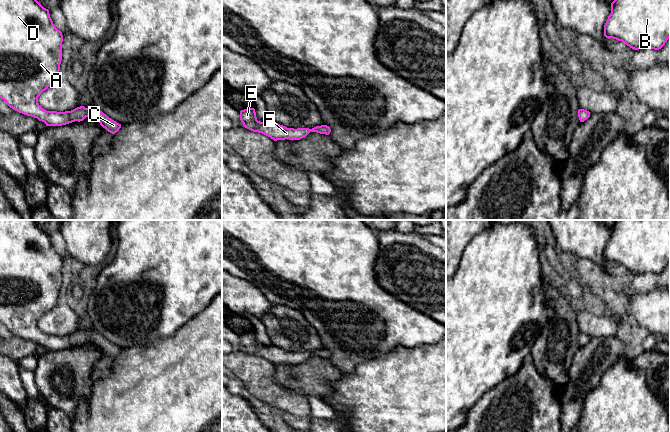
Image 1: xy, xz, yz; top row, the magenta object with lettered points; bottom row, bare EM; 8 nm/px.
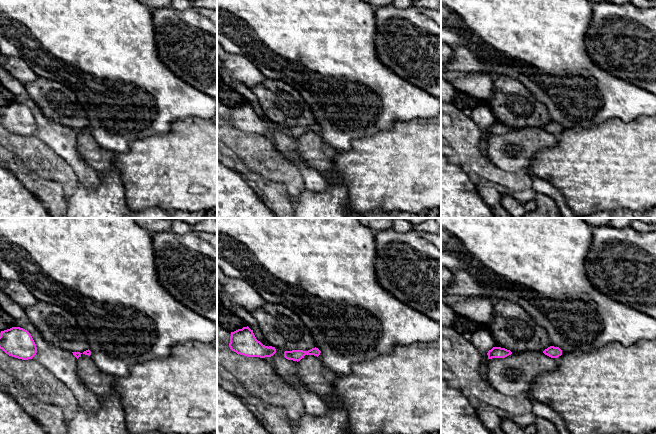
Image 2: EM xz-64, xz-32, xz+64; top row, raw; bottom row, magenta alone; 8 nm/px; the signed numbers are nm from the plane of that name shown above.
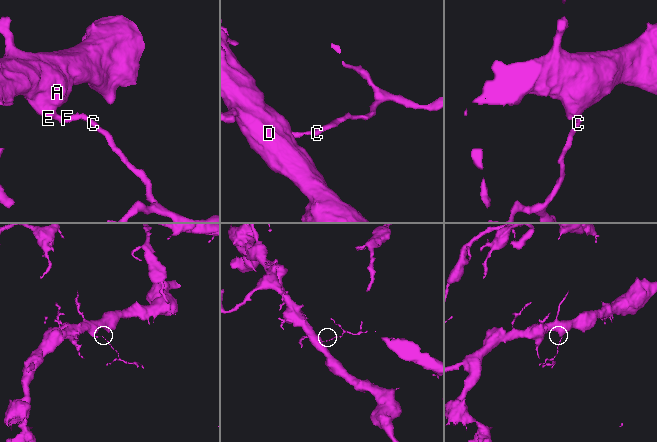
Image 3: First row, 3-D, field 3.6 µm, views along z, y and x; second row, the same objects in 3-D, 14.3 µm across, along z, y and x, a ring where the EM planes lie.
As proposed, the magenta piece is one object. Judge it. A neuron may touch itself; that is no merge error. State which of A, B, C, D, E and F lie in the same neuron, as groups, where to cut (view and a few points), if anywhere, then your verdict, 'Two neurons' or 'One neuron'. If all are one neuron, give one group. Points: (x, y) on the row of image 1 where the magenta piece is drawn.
Groups: A B C D E F. No split. One neuron

